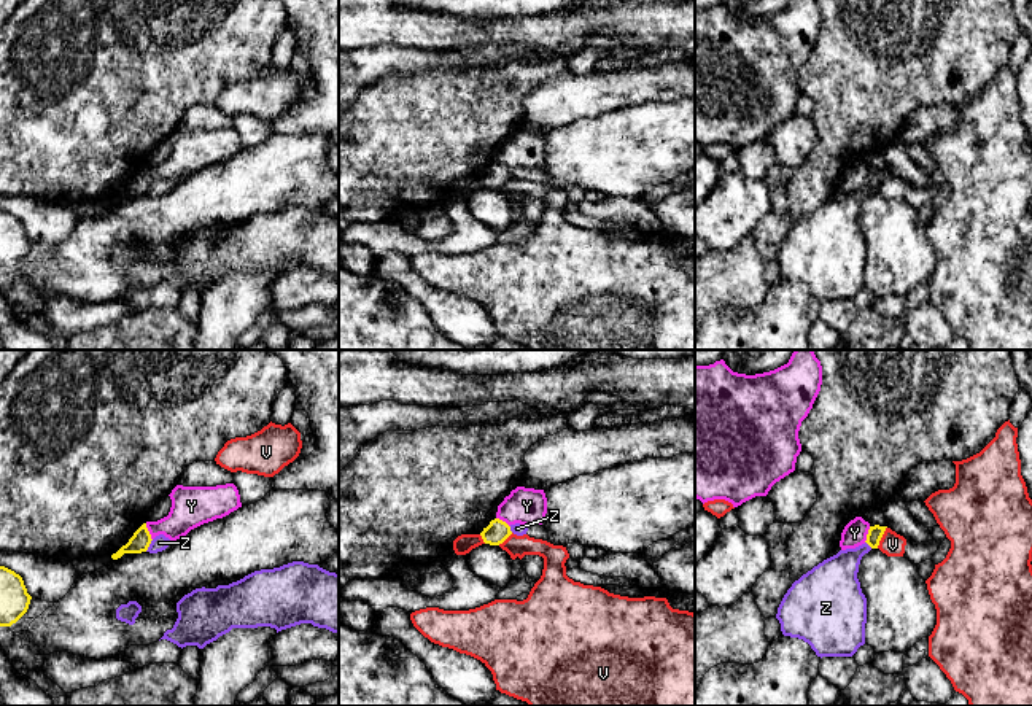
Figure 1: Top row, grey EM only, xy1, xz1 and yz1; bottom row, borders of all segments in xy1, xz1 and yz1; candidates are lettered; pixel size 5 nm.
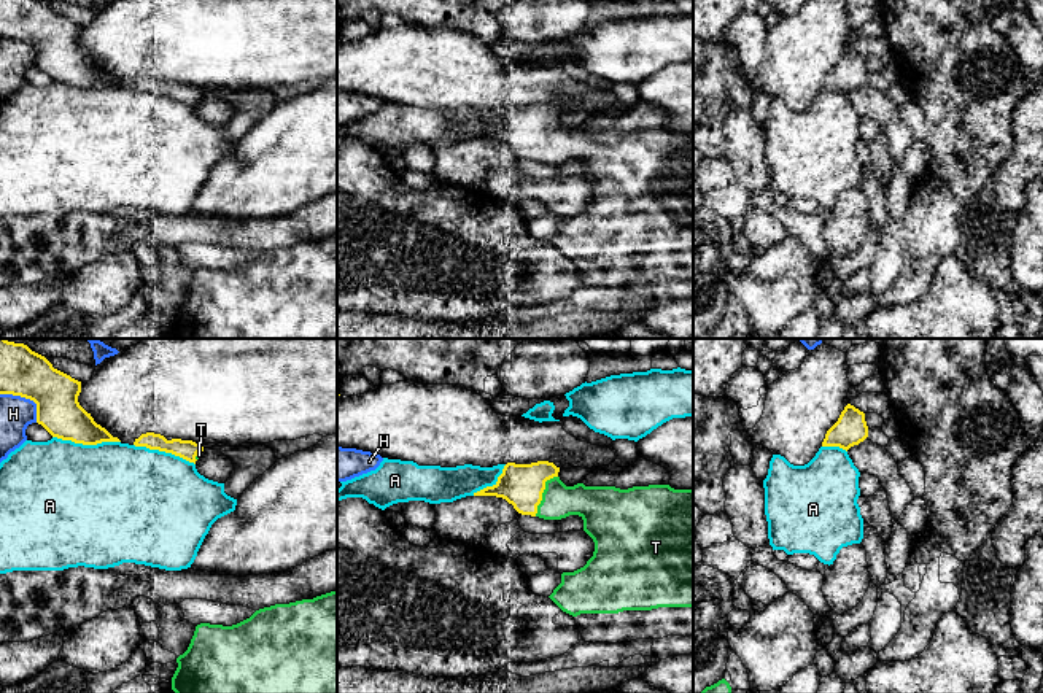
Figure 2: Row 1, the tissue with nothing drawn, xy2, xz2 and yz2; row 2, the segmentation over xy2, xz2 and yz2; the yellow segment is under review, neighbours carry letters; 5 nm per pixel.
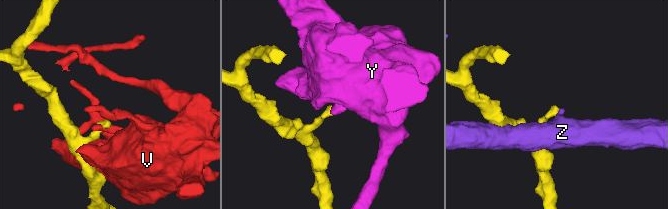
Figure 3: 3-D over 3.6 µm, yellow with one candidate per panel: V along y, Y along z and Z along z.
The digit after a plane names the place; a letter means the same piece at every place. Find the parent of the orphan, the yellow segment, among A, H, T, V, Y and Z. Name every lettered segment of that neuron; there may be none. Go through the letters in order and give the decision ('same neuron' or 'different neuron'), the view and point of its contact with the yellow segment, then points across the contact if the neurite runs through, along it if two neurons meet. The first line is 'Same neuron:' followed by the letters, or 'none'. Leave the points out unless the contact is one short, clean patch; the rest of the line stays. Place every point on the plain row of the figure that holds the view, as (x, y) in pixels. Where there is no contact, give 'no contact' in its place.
Same neuron: T
A: different neuron; meets yellow in xy2 at (86, 88)
H: different neuron; meets yellow in xy2 at (27, 42)
T: same neuron; meets yellow in xz2 at (542, 135); runs through xz2 (522, 129), (542, 135), (550, 143), (558, 145)
V: different neuron; meets yellow in yz1 at (881, 180)
Y: different neuron; meets yellow in xy1 at (148, 175); border along xy1 (145, 167), (151, 183)
Z: different neuron; meets yellow in xy1 at (148, 190)

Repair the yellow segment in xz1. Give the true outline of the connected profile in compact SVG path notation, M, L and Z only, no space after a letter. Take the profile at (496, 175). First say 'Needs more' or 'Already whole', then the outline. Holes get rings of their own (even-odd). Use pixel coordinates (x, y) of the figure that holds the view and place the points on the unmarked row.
Already whole. M499 162L491 164L490 169L480 176L483 186L490 189L502 188L510 178L510 170Z

